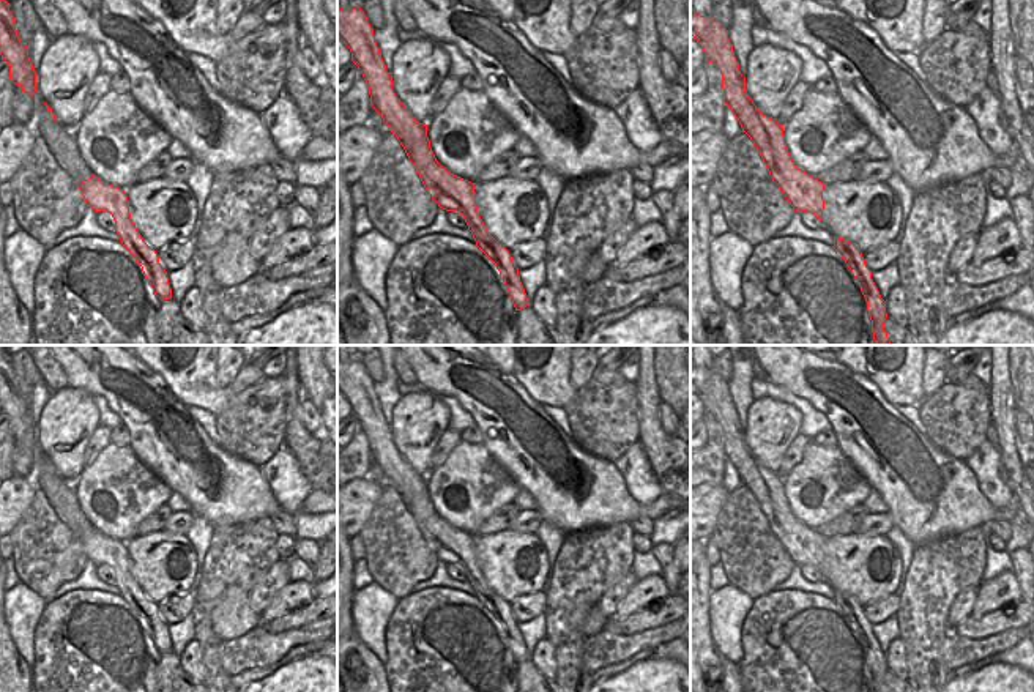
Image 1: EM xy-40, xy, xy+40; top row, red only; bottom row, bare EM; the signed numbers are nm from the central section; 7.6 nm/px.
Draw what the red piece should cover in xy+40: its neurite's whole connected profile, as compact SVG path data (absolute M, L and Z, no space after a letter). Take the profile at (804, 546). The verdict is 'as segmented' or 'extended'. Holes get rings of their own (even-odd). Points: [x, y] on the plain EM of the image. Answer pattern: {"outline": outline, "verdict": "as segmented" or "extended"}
{"outline": "M711 367L690 369L690 389L705 405L705 415L712 416L722 427L723 456L738 471L757 500L772 534L779 539L794 564L807 564L823 574L823 544L818 531L798 522L783 490L783 478L763 468L746 445L746 430L739 424L728 383Z", "verdict": "as segmented"}

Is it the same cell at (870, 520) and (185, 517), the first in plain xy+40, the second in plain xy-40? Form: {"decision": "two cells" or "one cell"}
{"decision": "one cell"}

